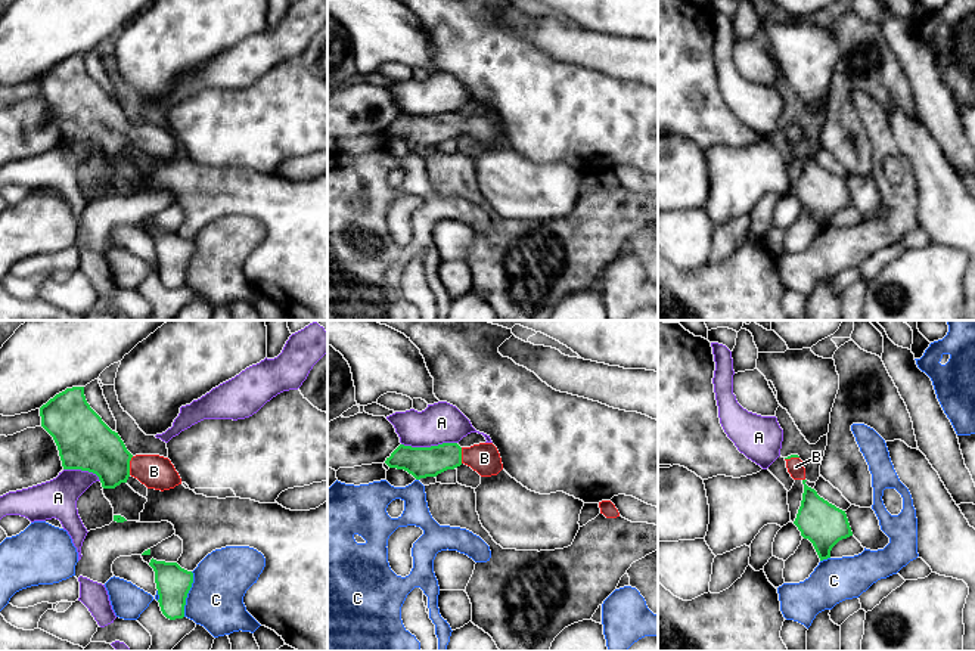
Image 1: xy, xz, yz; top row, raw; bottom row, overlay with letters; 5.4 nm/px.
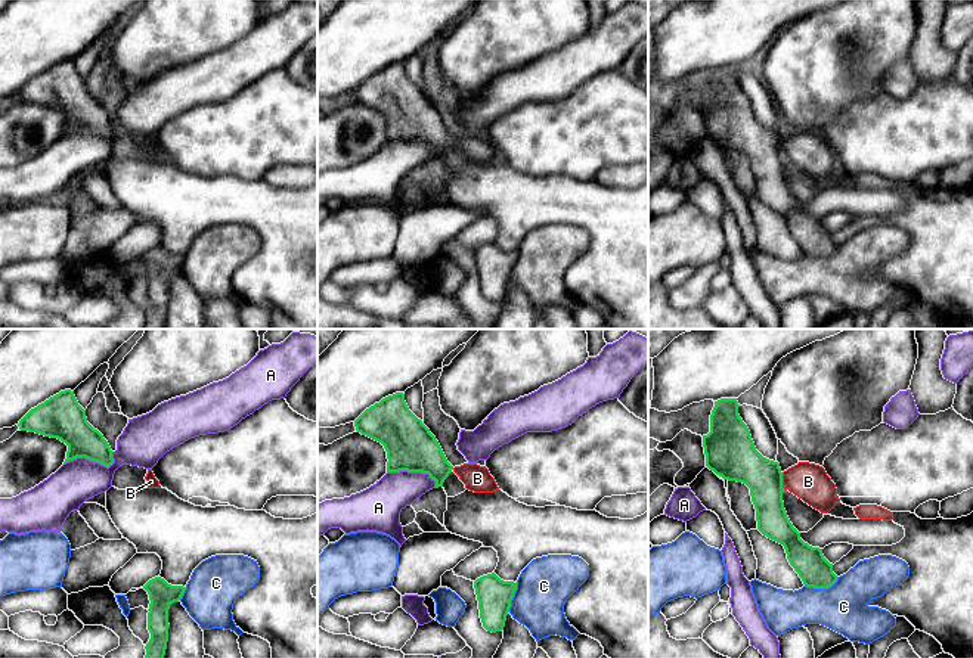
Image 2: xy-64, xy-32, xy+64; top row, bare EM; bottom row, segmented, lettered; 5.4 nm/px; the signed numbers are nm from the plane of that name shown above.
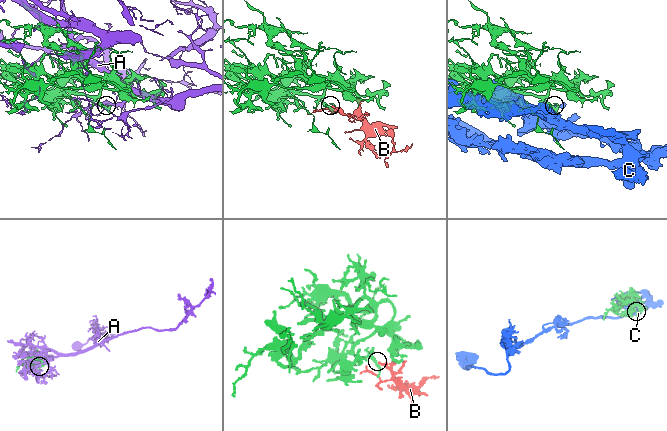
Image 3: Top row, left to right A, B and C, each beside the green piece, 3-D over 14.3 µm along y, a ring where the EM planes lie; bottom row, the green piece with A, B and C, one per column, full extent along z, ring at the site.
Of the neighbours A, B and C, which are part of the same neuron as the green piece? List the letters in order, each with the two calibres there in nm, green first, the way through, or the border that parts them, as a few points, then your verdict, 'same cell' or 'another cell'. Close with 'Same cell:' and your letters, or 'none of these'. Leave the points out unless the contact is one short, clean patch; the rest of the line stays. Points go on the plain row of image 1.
A: 170/220 nm | another cell
B: 280/180 nm | same cell
C: 190/300 nm | another cell
Same cell: B

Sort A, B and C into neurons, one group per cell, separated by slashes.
A / B / C

